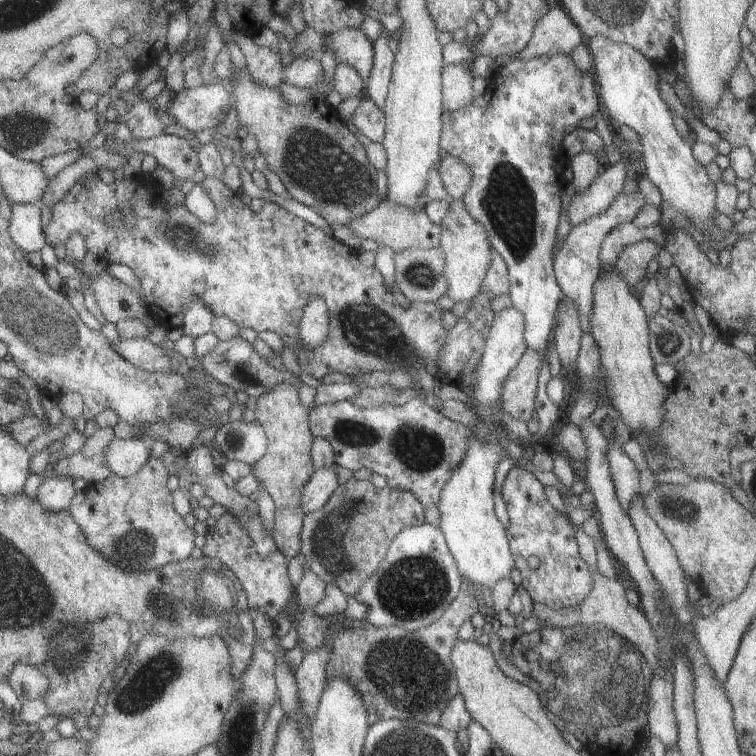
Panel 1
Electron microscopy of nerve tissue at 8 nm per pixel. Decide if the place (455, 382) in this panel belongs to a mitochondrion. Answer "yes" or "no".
no

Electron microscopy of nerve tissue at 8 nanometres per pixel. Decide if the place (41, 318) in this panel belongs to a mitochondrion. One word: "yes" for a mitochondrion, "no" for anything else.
yes

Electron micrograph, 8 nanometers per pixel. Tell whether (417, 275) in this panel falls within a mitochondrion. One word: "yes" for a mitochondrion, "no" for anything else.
yes

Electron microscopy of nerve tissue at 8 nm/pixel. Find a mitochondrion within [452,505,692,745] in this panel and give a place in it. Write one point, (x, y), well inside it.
(600, 680)

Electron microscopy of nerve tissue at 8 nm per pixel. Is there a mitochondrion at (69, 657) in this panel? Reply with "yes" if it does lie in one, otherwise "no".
yes

